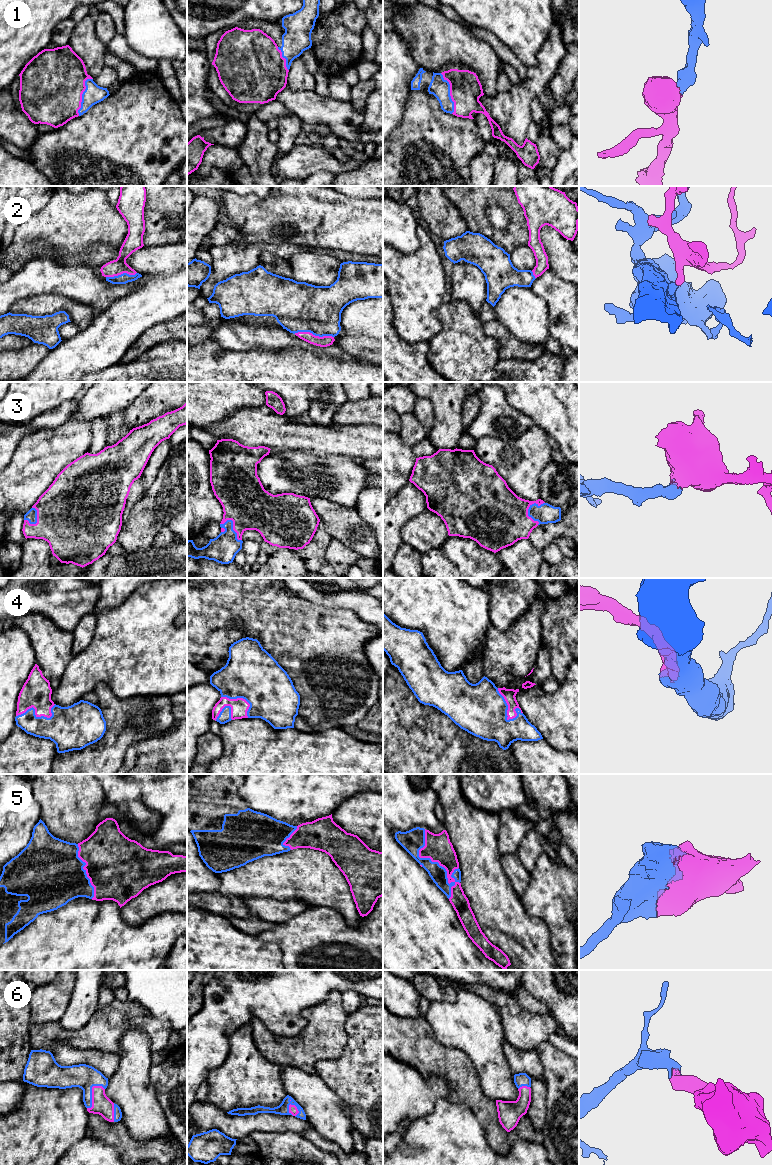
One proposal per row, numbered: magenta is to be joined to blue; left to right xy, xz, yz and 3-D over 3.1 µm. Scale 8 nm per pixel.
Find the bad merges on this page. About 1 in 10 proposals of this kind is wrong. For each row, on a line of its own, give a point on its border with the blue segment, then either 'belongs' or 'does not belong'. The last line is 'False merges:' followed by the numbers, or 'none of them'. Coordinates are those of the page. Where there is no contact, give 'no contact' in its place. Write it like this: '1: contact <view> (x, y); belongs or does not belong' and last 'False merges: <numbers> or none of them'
1: contact yz (449, 93); belongs
2: contact xz (314, 334); belongs
3: contact yz (528, 510); belongs
4: contact yz (506, 715); belongs
5: contact yz (436, 862); belongs
6: contact xy (91, 1094); belongs
False merges: none of them

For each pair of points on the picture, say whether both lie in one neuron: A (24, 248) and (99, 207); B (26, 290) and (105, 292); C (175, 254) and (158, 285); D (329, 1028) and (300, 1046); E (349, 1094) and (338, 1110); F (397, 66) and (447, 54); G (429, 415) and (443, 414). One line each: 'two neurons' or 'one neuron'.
A: one neuron
B: one neuron
C: two neurons
D: one neuron
E: two neurons
F: two neurons
G: two neurons

